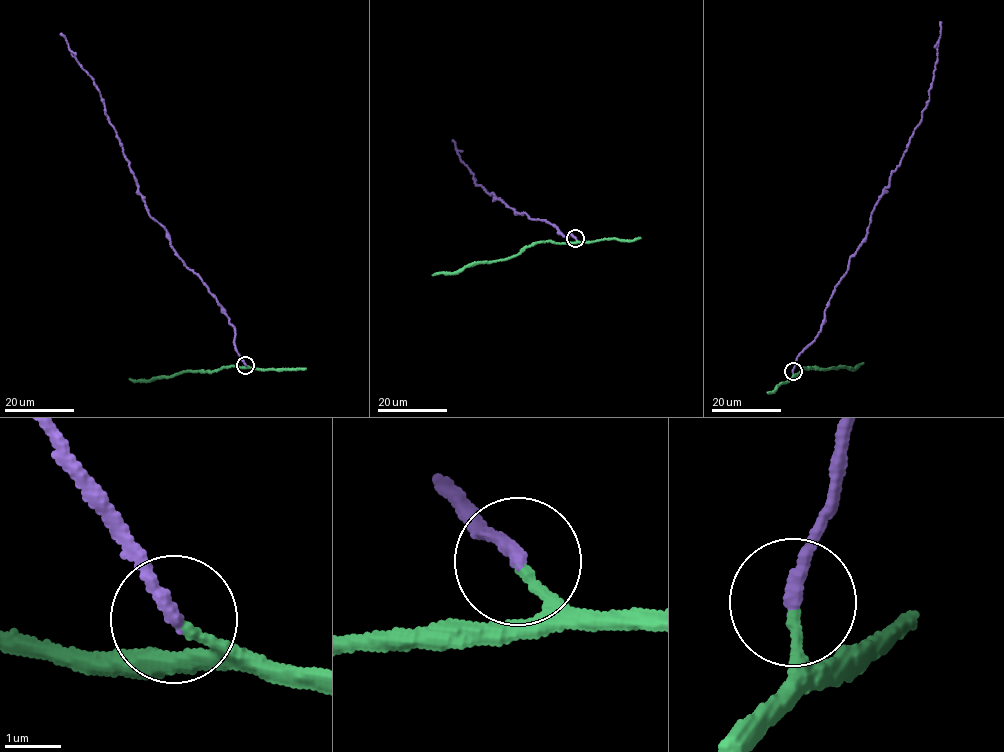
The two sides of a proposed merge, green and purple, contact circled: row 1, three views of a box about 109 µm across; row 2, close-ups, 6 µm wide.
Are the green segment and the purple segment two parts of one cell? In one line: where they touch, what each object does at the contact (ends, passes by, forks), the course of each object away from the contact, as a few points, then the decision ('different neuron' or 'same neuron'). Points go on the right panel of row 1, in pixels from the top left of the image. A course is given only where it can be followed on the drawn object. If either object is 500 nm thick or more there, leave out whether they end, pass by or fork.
place (793, 371); green ends; purple ends; course green (793, 371), (795, 375), (803, 367), (814, 366), (822, 369), (840, 365), (853, 369), (864, 363); course purple (793, 371), (797, 356), (819, 333), (835, 287), (867, 233), (879, 197), (920, 122), (929, 99), (940, 21); same neuron

